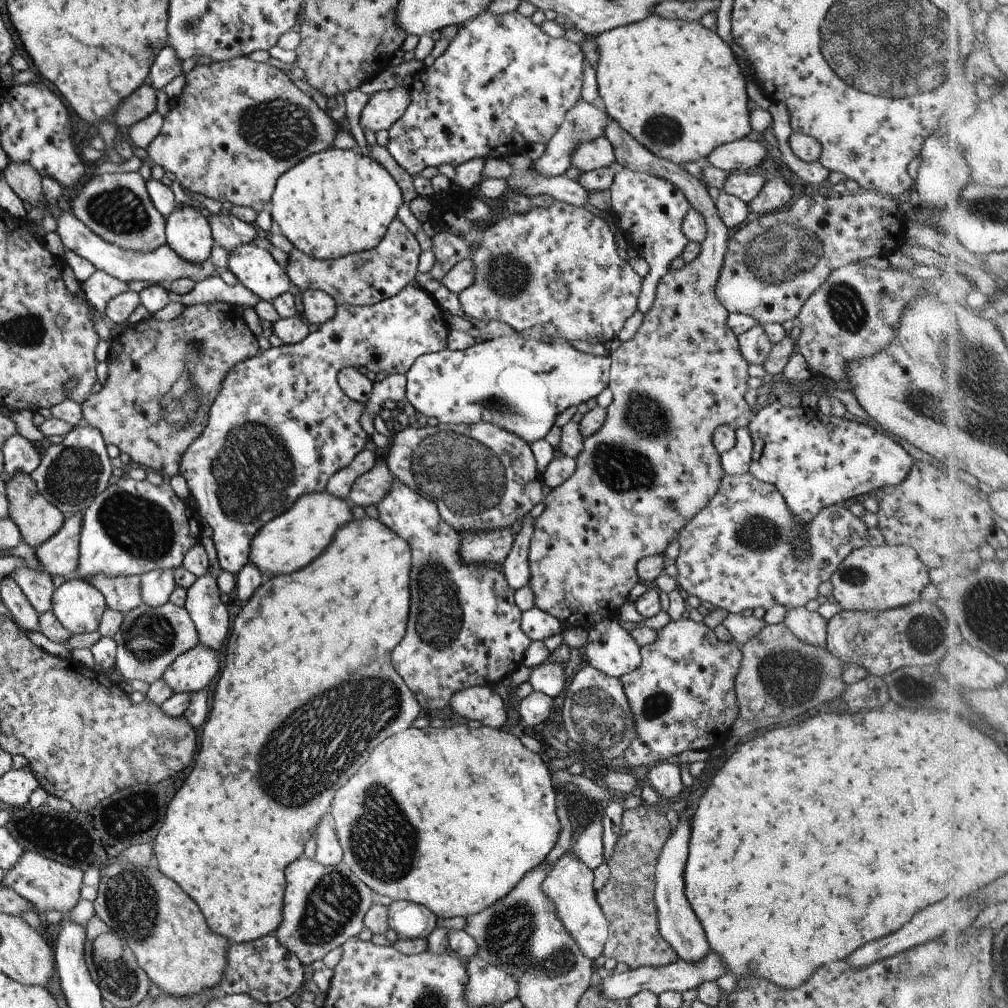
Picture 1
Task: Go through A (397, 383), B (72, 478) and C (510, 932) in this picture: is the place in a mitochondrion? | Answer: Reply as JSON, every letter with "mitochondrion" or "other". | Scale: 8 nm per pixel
{"A":"other","B":"mitochondrion","C":"mitochondrion"}

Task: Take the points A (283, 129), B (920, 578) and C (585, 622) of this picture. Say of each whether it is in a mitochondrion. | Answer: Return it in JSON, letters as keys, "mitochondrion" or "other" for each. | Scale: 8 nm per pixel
{"A":"mitochondrion","B":"other","C":"other"}

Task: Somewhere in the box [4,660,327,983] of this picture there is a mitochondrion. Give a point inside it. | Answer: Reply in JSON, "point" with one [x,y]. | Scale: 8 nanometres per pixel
{"point":[131,900]}

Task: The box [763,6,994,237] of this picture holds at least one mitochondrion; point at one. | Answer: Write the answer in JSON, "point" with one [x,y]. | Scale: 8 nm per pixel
{"point":[939,33]}

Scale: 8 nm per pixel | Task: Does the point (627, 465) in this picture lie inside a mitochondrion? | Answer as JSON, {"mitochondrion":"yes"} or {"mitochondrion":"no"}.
{"mitochondrion":"yes"}

